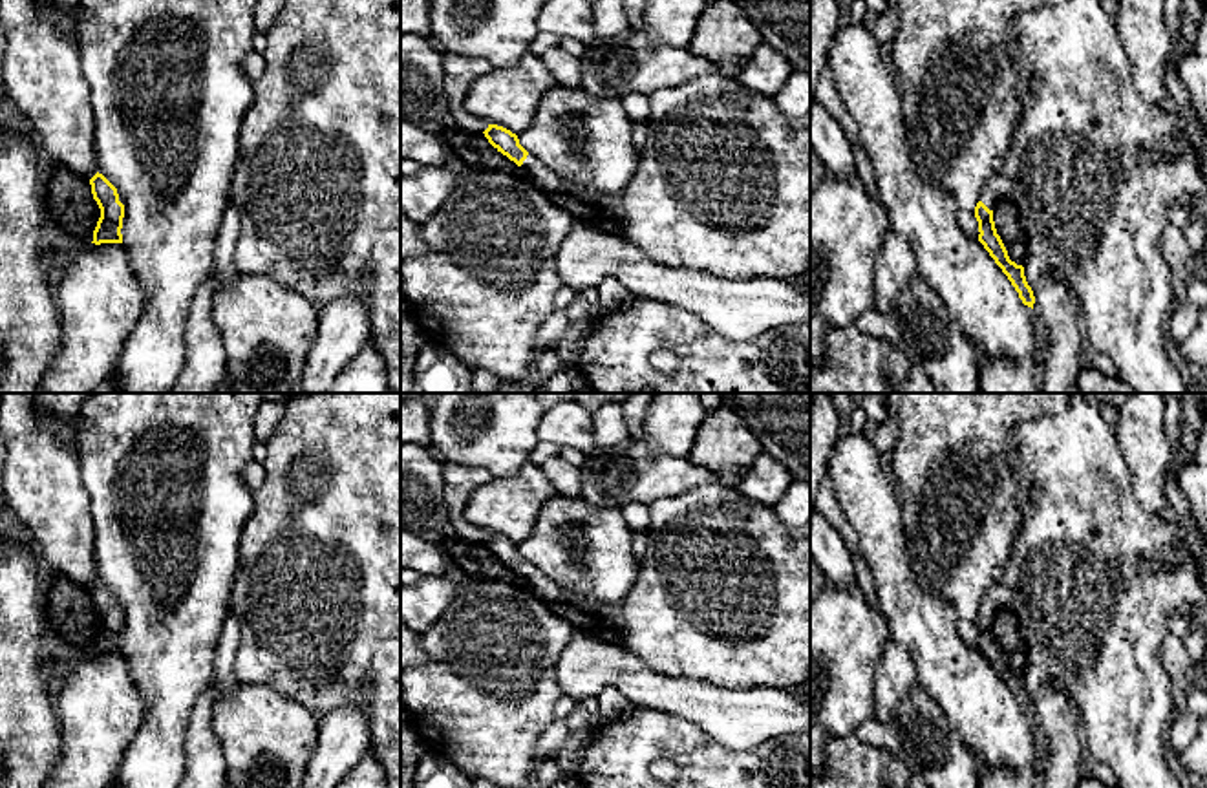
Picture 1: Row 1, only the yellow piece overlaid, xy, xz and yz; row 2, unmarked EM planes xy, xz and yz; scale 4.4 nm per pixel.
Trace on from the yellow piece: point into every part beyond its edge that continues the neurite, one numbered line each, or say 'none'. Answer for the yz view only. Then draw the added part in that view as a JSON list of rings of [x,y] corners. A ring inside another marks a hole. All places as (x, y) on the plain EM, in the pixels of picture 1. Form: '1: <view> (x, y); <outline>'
1: yz (997, 598); [[[1000,583],[988,589],[988,594],[980,605],[980,611],[993,620],[999,612],[1006,611],[1009,603],[1009,591]]]

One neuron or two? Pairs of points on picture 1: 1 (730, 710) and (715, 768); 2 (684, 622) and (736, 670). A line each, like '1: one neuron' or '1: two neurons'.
1: two neurons
2: one neuron

